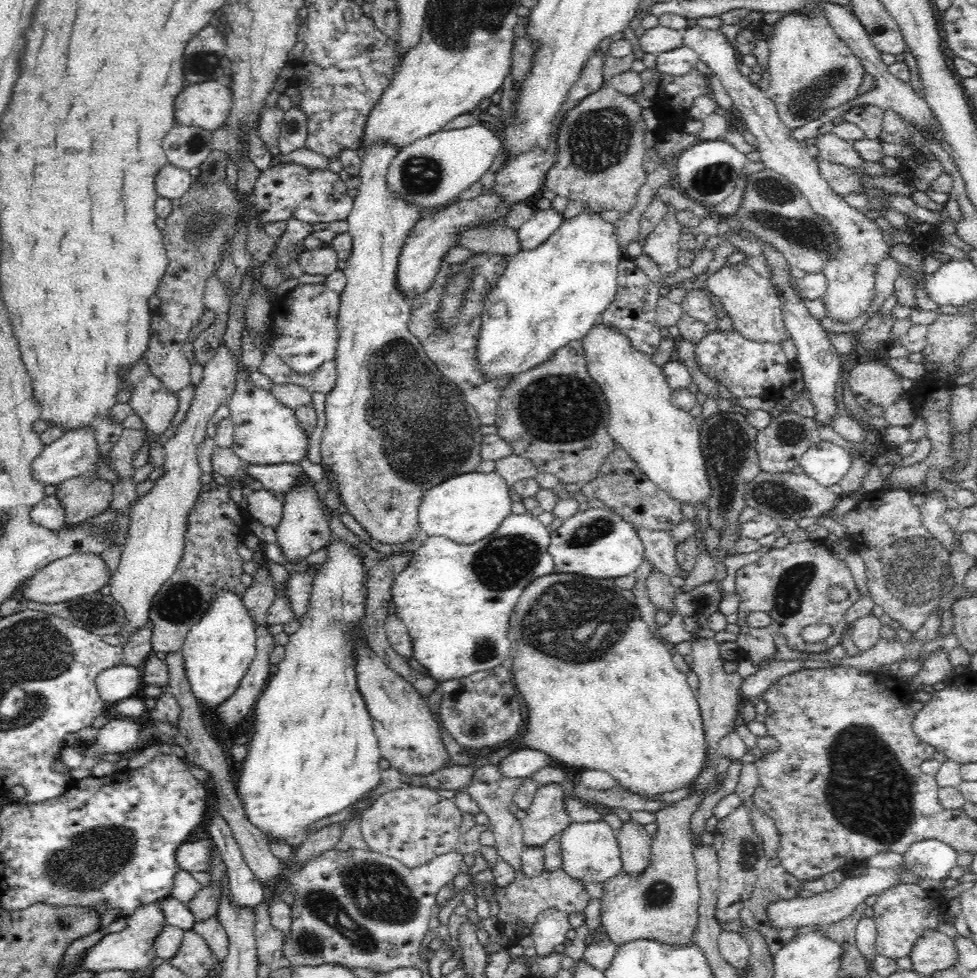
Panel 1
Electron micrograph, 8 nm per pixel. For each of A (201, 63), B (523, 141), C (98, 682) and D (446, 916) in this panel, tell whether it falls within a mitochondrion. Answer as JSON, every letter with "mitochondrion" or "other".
{"A":"mitochondrion","B":"other","C":"other","D":"other"}

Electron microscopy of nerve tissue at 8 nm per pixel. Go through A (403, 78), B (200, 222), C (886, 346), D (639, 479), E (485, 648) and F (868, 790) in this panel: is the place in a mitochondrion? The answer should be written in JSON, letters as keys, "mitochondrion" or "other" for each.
{"A":"other","B":"mitochondrion","C":"other","D":"other","E":"mitochondrion","F":"mitochondrion"}

